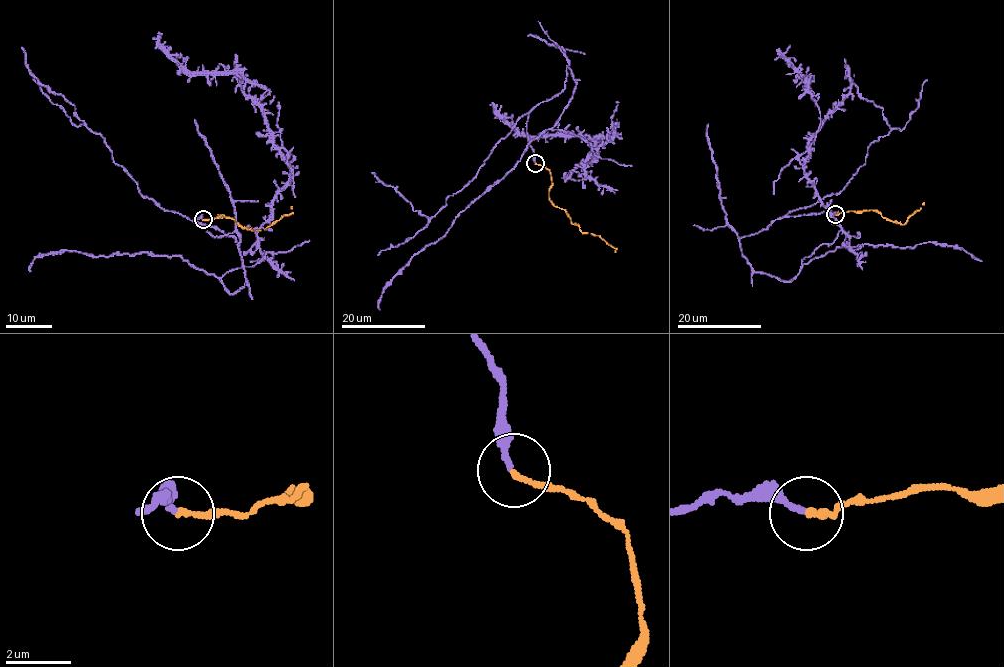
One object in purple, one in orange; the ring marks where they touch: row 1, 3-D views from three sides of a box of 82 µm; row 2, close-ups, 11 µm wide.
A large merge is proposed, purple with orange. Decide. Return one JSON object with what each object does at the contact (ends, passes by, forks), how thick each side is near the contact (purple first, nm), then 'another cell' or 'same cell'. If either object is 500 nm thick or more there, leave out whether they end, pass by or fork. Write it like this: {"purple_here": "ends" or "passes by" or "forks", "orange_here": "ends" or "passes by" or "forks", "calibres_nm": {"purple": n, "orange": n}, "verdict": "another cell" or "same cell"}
{"purple_here": "ends", "orange_here": "ends", "calibres_nm": {"purple": 170, "orange": 190}, "verdict": "same cell"}

